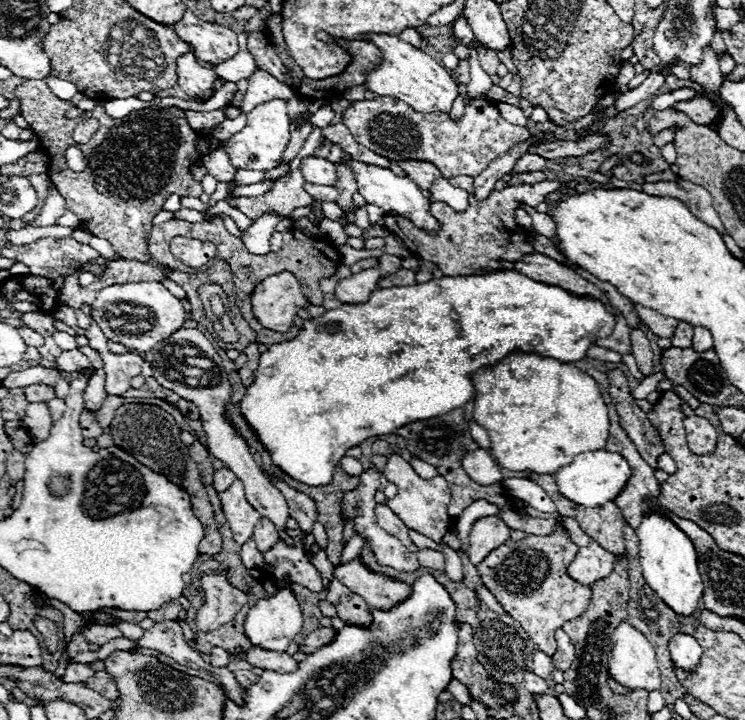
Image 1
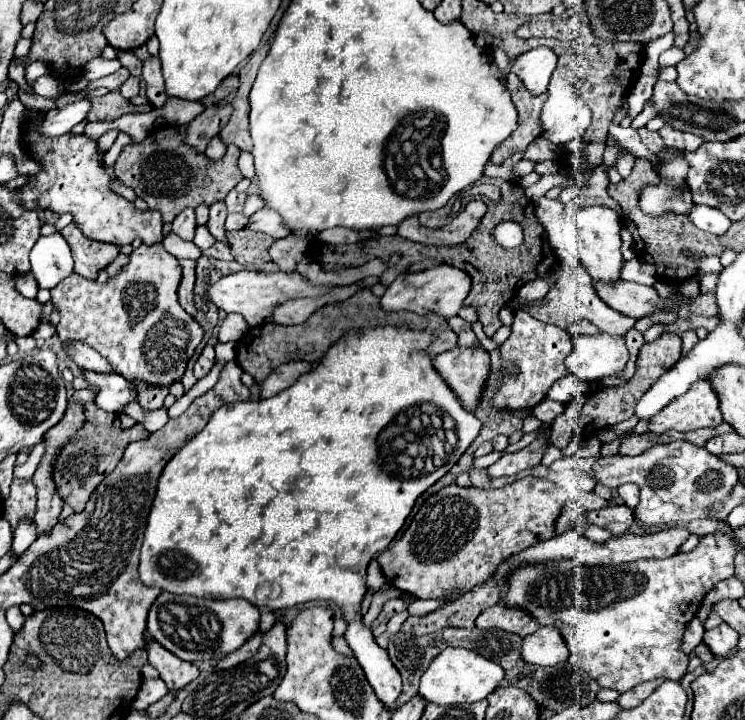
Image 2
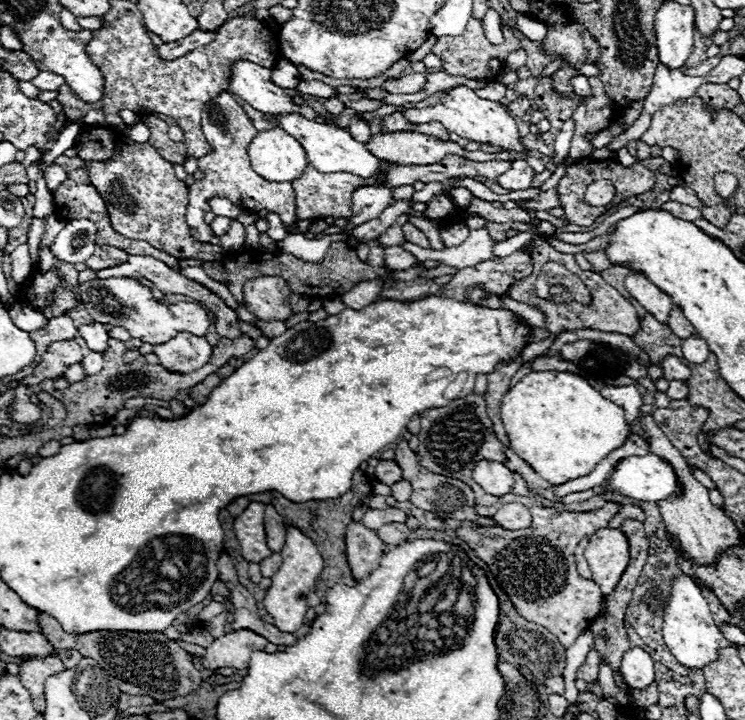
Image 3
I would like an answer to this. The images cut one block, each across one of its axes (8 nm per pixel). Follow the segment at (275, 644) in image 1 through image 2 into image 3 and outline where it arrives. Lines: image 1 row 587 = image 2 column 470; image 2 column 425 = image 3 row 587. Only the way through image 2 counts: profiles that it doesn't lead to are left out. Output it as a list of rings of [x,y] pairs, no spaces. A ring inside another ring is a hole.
[[[288,526],[286,528],[286,544],[280,550],[280,556],[284,558],[280,570],[272,576],[272,586],[266,592],[264,608],[274,618],[274,626],[282,632],[296,632],[302,626],[304,614],[308,610],[306,596],[314,590],[316,578],[322,572],[322,556],[316,550],[314,542],[306,538],[298,528]]]

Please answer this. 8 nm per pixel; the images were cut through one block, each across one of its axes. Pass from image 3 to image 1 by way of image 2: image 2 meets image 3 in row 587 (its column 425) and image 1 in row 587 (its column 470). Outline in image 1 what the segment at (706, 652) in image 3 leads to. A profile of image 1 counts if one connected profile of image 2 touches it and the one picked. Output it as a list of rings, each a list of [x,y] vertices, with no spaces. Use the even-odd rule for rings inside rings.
[[[660,510],[646,512],[640,526],[636,528],[638,536],[638,554],[642,576],[648,586],[678,614],[688,616],[696,610],[702,598],[702,578],[698,572],[698,556],[692,540]]]

